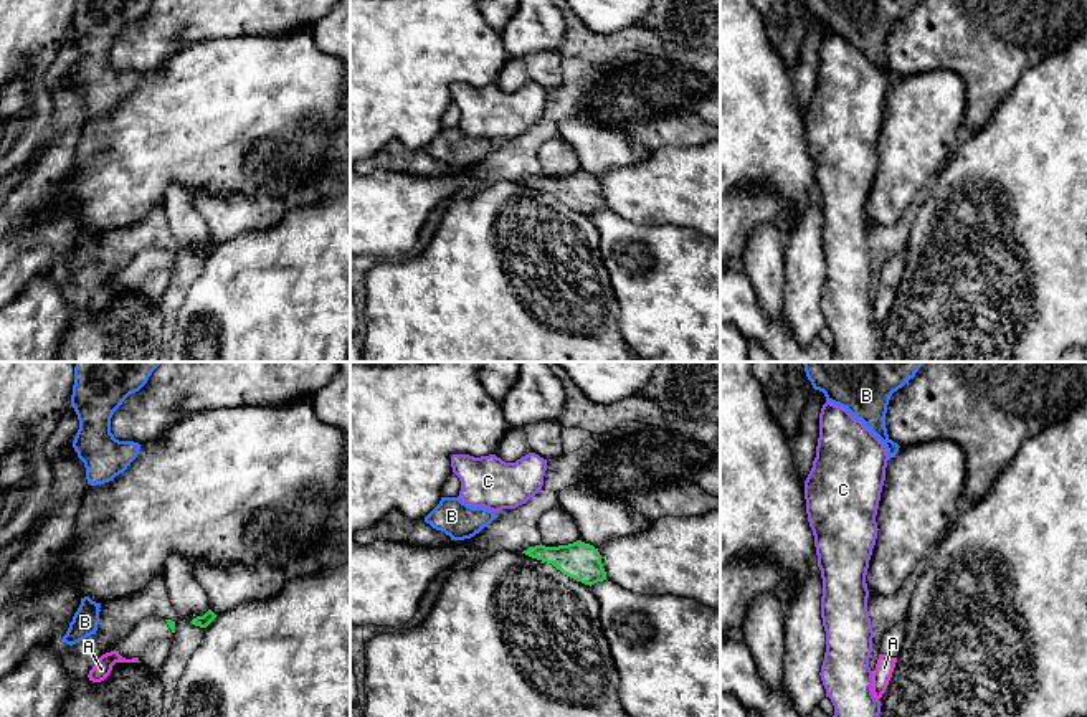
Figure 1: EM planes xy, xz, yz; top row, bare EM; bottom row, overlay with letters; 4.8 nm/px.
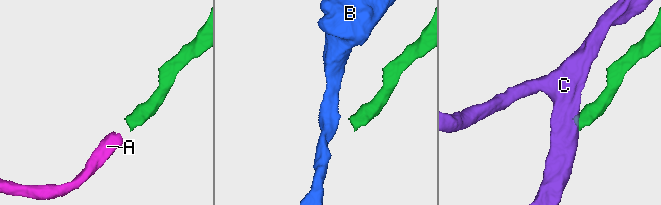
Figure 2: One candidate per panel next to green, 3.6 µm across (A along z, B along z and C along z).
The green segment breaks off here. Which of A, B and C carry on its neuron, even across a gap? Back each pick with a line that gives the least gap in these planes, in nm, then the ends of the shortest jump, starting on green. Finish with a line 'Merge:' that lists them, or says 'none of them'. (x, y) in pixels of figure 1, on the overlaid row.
A: gap 220 nm; span xy (172, 631), (137, 658)
Merge: A

